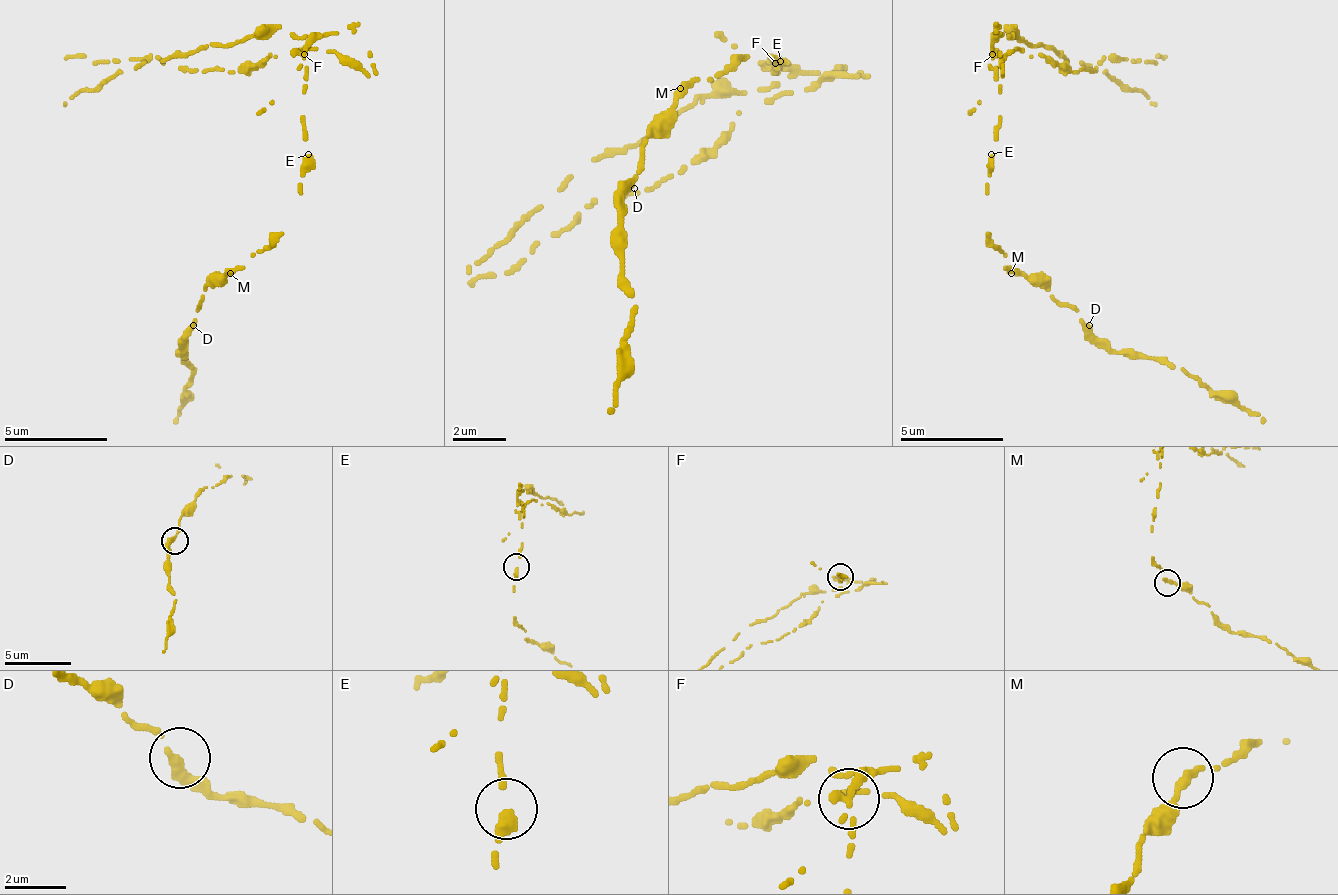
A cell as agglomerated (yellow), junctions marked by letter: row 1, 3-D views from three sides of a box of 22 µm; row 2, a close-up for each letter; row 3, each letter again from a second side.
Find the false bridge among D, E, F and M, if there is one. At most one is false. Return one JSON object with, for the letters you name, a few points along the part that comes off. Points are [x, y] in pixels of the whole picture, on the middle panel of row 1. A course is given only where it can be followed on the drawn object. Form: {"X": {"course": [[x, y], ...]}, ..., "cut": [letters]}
{"F": {"course": [[774, 61], [787, 74], [700, 94], [634, 148], [607, 148], [567, 181], [574, 214], [660, 188], [740, 114]]}, "cut": ["F"]}

